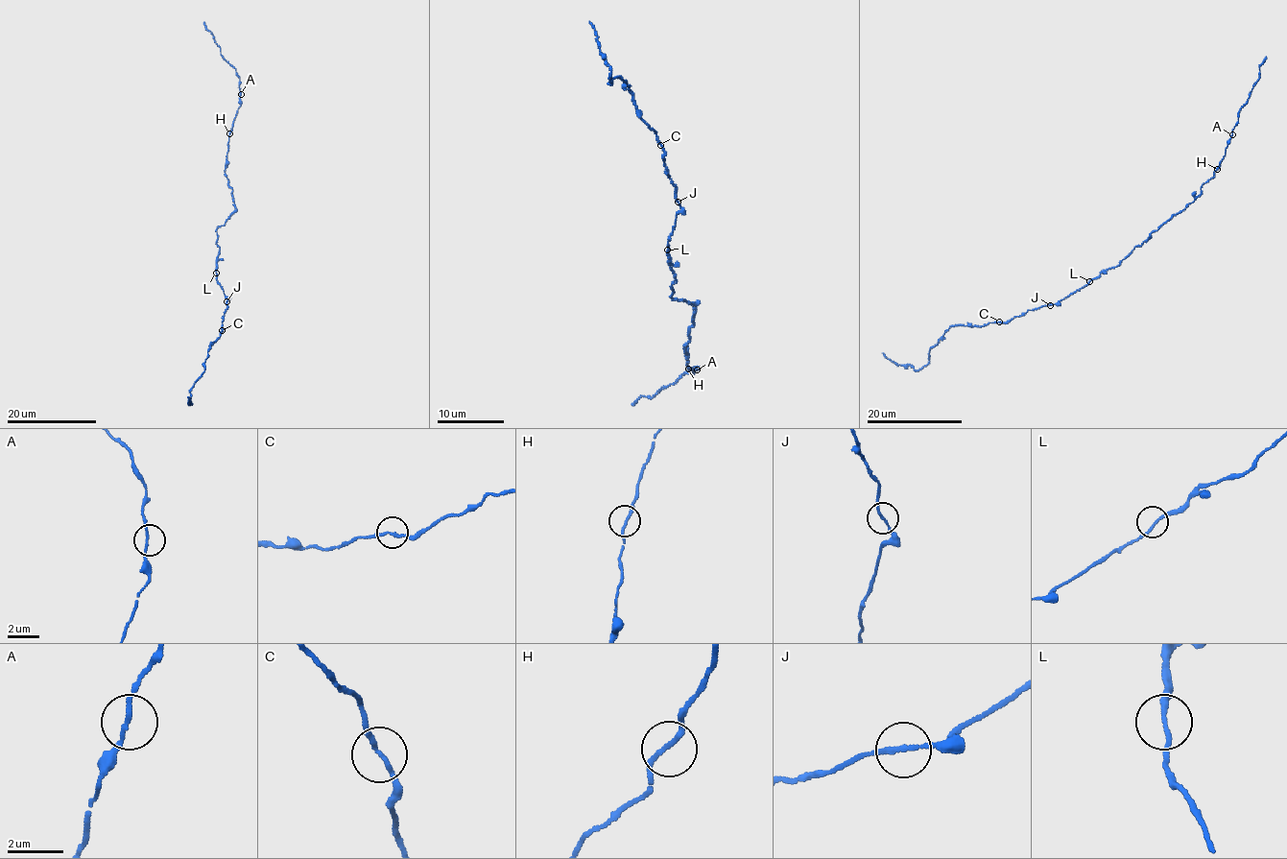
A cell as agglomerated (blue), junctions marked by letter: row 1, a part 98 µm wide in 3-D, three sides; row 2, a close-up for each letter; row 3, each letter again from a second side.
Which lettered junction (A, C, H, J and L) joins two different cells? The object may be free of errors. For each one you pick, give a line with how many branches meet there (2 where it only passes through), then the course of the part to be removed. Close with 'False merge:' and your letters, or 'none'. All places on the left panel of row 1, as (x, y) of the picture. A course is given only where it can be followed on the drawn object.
False merge: none

